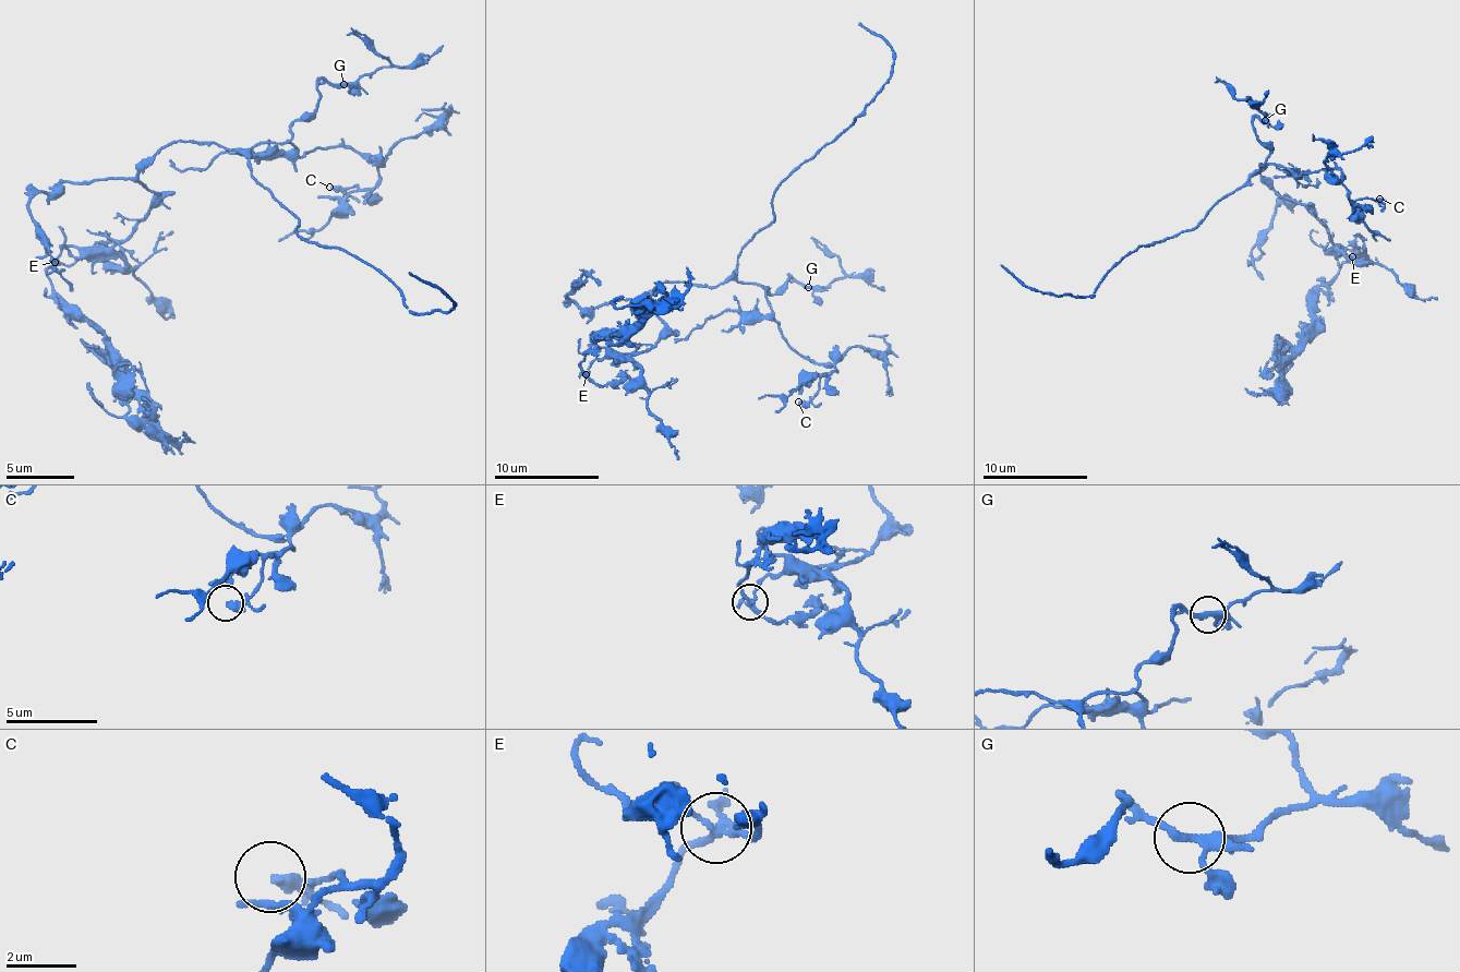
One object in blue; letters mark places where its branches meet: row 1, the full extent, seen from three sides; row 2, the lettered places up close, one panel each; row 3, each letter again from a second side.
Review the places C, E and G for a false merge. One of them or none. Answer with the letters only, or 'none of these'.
none of these

